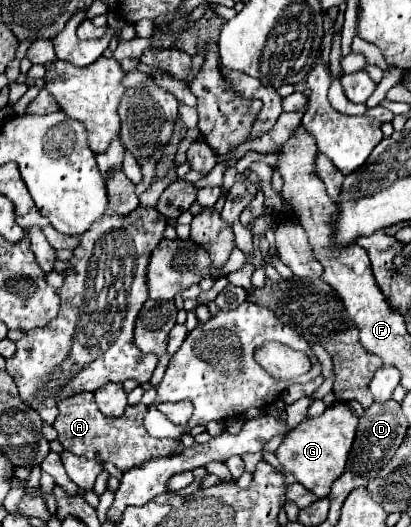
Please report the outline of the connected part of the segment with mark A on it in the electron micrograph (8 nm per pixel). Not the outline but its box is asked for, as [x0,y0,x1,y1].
[54,392,180,472]

